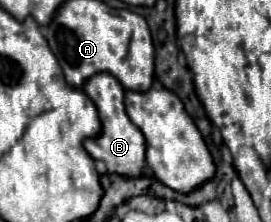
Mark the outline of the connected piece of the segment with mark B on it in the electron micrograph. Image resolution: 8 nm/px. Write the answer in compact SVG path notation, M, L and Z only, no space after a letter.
M99 73L93 75L83 89L91 101L95 103L97 111L99 111L99 119L103 123L103 131L99 137L87 139L85 141L85 149L89 151L89 155L97 161L103 161L107 165L109 173L117 173L117 175L127 175L127 177L139 177L145 171L145 137L143 133L131 123L131 119L125 113L125 89L121 87L121 83L109 75L109 73Z

